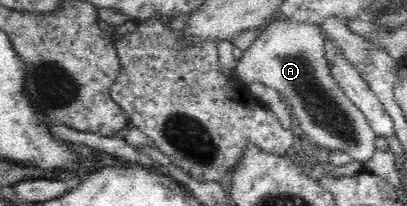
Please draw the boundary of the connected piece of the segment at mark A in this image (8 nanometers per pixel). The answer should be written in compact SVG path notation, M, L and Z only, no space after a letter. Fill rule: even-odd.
M277 16L258 32L254 44L243 51L237 62L236 77L246 86L259 82L276 89L286 103L294 123L309 136L324 153L342 151L359 162L368 162L376 147L377 135L364 113L358 109L334 81L330 63L324 56L325 33L320 24L296 22Z

